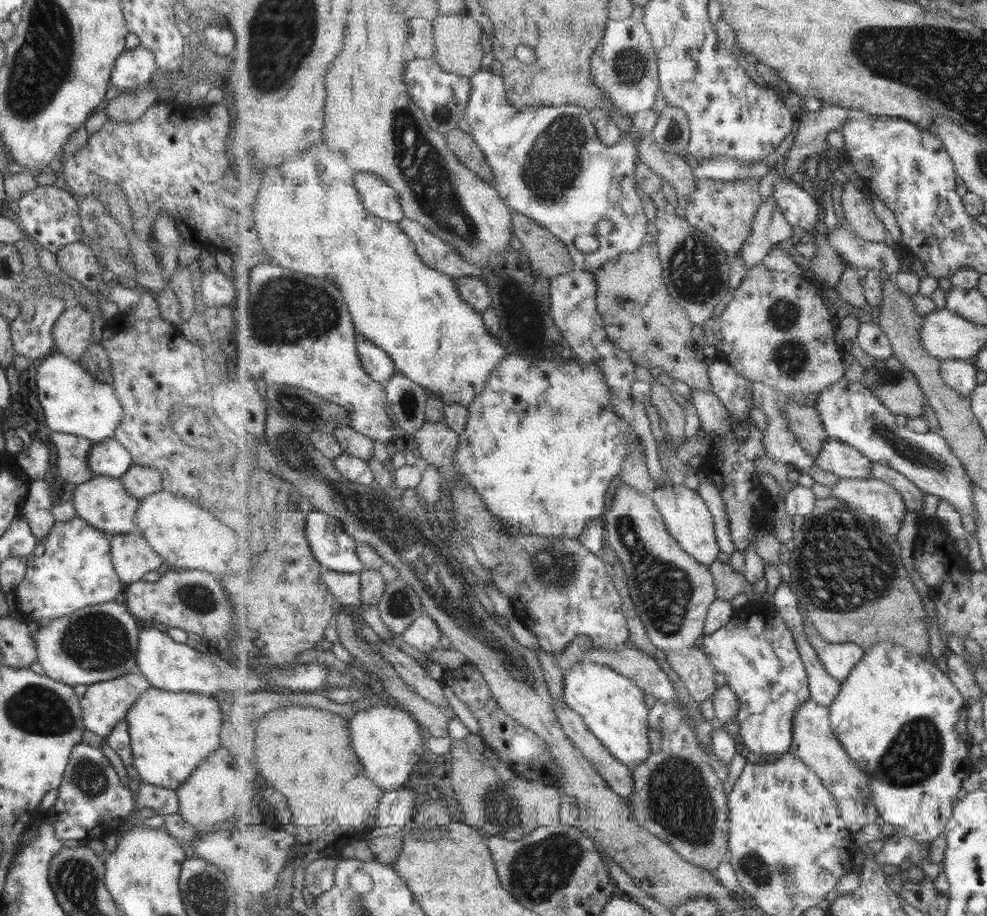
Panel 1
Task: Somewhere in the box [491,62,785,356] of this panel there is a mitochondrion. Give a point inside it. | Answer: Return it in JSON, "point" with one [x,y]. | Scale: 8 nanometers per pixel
{"point":[551,167]}

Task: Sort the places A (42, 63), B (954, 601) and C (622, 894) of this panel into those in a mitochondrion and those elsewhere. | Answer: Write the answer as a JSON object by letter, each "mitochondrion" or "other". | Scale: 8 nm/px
{"A":"mitochondrion","B":"other","C":"other"}

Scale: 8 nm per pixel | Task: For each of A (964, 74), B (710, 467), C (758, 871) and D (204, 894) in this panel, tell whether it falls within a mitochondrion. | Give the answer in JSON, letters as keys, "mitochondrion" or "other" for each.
{"A":"mitochondrion","B":"other","C":"mitochondrion","D":"mitochondrion"}

